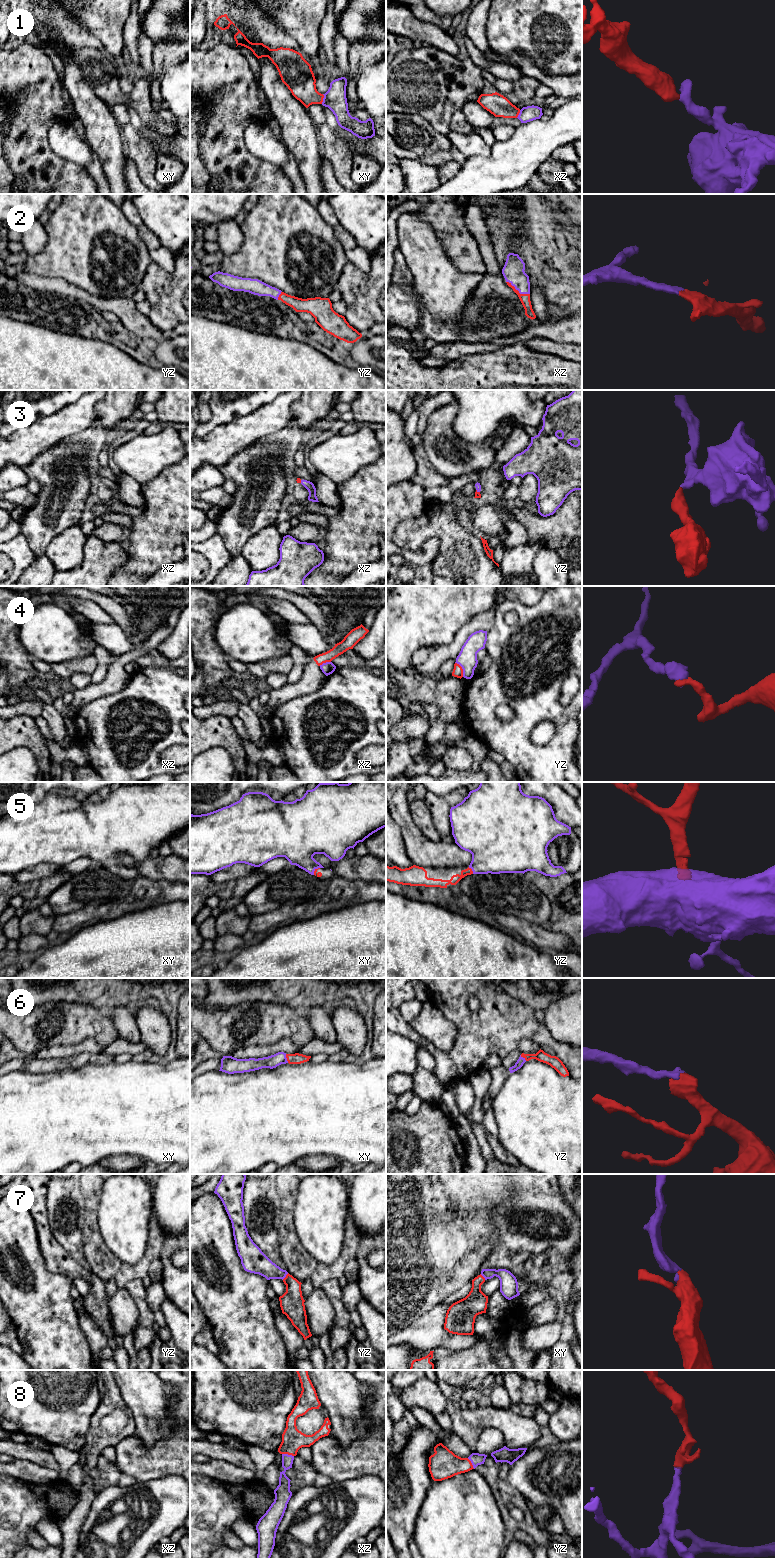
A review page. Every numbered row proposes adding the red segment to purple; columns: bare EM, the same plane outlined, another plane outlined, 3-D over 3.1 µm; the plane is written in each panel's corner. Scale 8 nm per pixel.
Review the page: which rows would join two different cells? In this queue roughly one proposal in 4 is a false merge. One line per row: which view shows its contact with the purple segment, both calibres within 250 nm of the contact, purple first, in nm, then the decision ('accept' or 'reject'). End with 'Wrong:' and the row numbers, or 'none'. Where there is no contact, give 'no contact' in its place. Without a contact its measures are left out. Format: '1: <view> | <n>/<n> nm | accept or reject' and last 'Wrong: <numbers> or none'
1: xy | 180/240 nm | accept
2: xz | 180/80 nm | accept
3: yz | 50/50 nm | accept
4: yz | 160/80 nm | reject
5: yz | 400/70 nm | accept
6: xy | 100/90 nm | accept
7: yz | 180/190 nm | accept
8: xz | 100/180 nm | accept
Wrong: 4

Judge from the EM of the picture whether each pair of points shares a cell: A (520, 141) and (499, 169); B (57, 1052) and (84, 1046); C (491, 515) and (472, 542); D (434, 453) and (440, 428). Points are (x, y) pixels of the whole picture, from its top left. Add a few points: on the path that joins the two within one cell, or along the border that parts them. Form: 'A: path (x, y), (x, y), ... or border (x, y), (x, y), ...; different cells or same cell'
A: path (520, 148), (506, 162); same cell
B: path (64, 1051), (77, 1048); same cell
C: border (475, 532), (479, 536); different cells
D: path (439, 447), (439, 434); same cell

